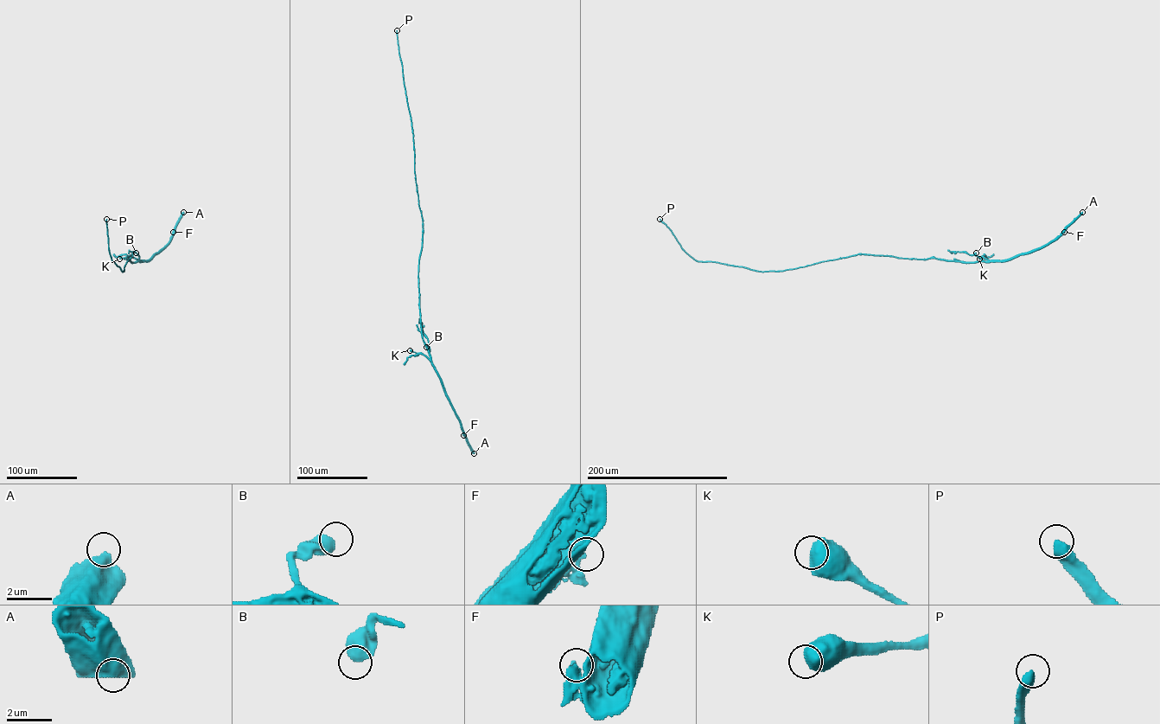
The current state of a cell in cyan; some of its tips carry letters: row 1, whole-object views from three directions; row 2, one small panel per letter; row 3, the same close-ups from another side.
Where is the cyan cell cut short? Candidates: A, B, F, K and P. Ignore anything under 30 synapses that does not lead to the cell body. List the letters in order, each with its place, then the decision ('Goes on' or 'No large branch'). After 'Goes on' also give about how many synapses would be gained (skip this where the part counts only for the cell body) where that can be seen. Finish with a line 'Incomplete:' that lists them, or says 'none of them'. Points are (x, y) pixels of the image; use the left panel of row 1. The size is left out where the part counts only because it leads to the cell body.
A: Place: (183, 212). No large branch
B: Place: (136, 253). No large branch
F: Place: (173, 232). No large branch
K: Place: (119, 259). No large branch
P: Place: (106, 219). Goes on. Roughly 80 synapses
Incomplete: P

